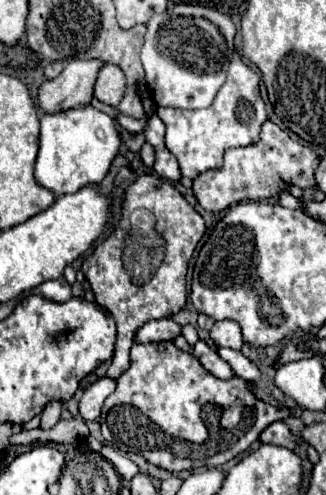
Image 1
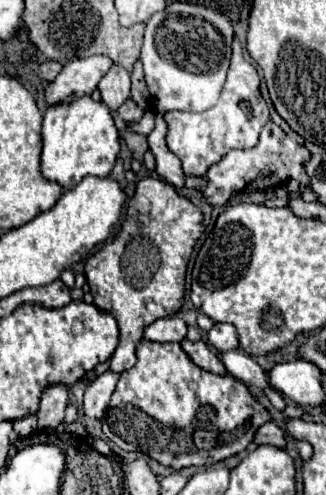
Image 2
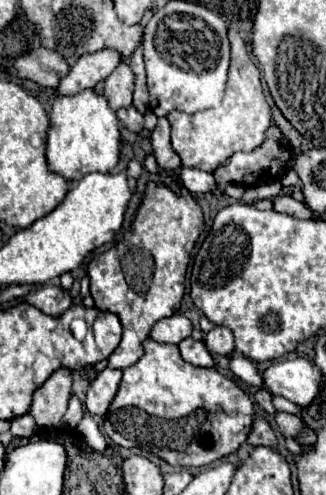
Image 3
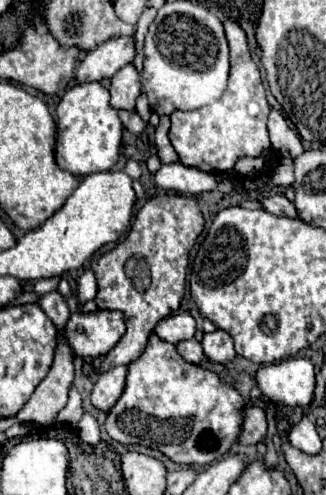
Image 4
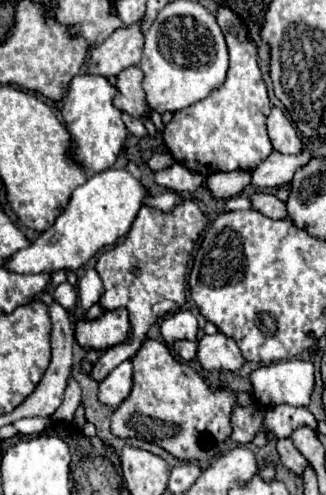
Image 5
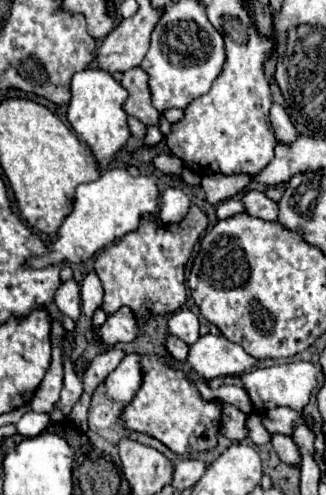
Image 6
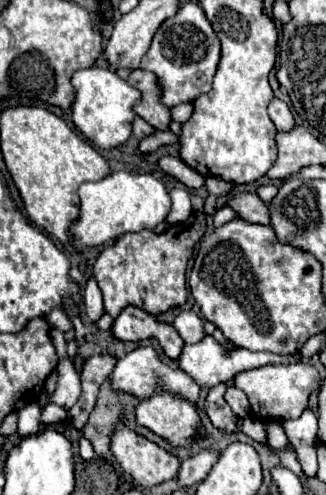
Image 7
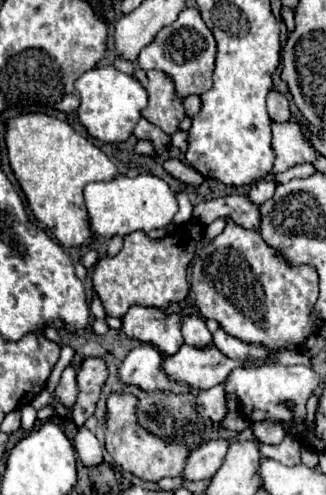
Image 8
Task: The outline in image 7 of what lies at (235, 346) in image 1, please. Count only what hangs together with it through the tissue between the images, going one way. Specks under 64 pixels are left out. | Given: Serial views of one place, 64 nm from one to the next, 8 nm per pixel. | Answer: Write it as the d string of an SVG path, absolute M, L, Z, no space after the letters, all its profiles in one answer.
M206 336L198 344L184 346L184 350L182 350L182 354L176 362L178 362L178 368L182 372L186 372L200 388L212 388L220 382L232 380L242 370L252 370L252 368L260 368L260 366L266 366L266 364L292 364L292 362L298 362L298 354L280 356L280 354L272 354L272 352L250 352L246 348L226 350L212 336Z

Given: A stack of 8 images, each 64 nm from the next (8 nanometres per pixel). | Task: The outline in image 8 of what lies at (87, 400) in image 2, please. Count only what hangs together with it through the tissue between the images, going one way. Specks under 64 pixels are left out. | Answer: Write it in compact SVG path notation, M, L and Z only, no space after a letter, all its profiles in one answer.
M140 344L134 348L120 366L120 378L126 384L140 386L146 392L152 390L172 390L178 394L190 392L188 384L172 382L162 372L162 356L152 344Z

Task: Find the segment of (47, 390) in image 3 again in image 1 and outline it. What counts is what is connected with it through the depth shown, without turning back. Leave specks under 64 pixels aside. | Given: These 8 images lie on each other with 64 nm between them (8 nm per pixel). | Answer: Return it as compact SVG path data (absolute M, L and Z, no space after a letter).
M50 400L44 408L44 412L40 414L40 418L42 418L40 428L50 430L60 420L60 414L62 414L62 400Z

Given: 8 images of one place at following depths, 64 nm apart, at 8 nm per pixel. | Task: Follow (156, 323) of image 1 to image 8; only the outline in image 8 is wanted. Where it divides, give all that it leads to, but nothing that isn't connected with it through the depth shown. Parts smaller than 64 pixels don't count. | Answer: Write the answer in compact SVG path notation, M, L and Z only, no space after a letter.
M188 316L182 320L182 336L188 346L194 348L212 346L212 334L200 316Z

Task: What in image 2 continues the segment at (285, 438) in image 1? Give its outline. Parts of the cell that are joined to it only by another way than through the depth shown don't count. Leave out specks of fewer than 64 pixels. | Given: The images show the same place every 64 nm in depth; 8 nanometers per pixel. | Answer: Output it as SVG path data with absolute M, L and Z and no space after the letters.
M266 422L258 428L256 436L254 436L254 442L256 444L270 444L270 446L276 446L276 448L284 448L284 432L272 424L272 422Z

